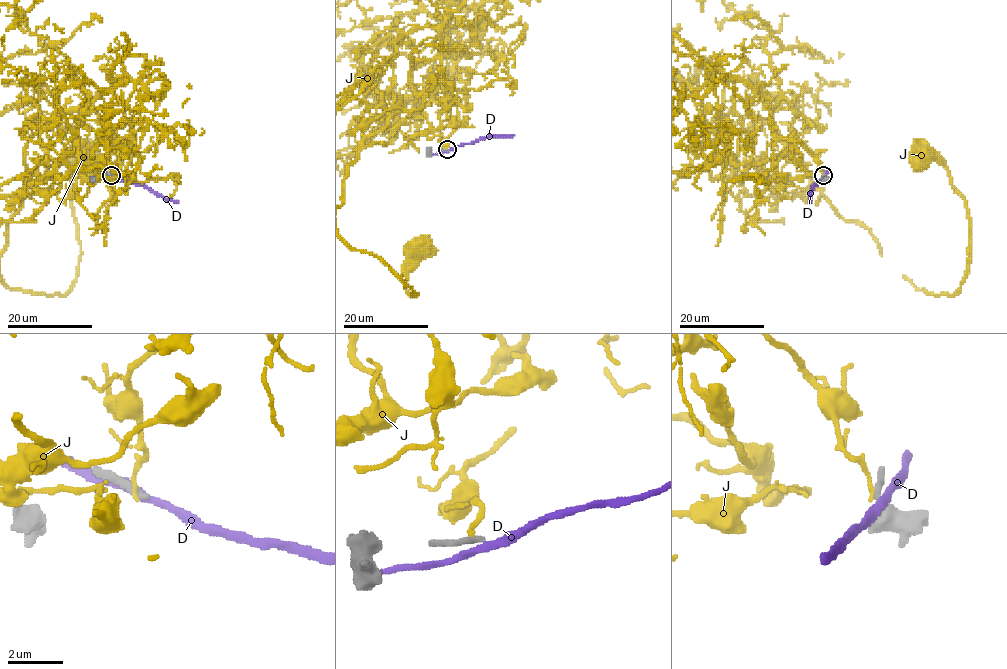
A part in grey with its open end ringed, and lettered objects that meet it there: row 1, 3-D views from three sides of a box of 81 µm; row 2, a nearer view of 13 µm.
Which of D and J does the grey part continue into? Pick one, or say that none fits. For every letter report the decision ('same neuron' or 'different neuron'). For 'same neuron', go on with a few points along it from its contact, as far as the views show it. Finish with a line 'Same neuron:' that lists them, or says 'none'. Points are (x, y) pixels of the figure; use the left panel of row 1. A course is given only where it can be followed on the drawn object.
D: different neuron
J: different neuron
Same neuron: none

